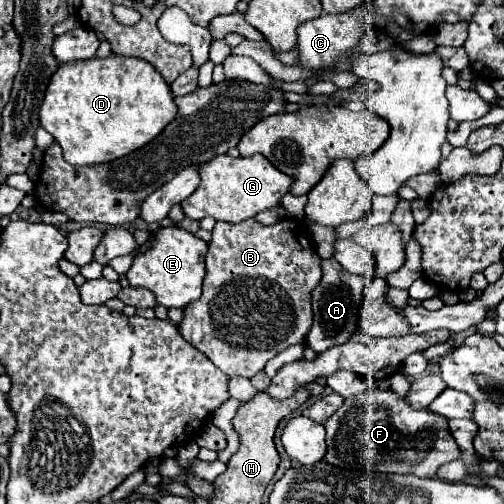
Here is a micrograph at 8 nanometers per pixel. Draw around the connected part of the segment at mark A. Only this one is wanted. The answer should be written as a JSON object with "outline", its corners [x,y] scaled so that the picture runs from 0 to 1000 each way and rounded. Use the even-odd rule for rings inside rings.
{"outline":[[[661,510],[637,514],[637,534],[641,534],[641,550],[633,565],[617,577],[625,633],[621,633],[617,657],[609,661],[609,688],[621,692],[625,700],[637,700],[641,692],[692,677],[696,665],[712,653],[712,613],[724,589],[724,569],[728,569],[724,550],[700,546],[677,534],[677,526]]]}

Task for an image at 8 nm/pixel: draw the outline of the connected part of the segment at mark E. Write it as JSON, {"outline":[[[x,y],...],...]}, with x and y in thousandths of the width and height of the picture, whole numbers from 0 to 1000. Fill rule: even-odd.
{"outline":[[[315,450],[300,458],[300,490],[272,506],[260,534],[248,542],[260,569],[288,569],[308,581],[308,593],[323,609],[367,609],[399,585],[399,558],[407,550],[407,502],[411,482],[359,450]]]}

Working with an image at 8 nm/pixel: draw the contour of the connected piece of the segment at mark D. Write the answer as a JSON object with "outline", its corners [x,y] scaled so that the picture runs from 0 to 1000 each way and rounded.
{"outline":[[[216,109],[208,117],[185,113],[173,121],[137,121],[121,125],[121,133],[101,149],[93,169],[93,185],[77,220],[81,252],[109,272],[109,280],[125,296],[125,312],[141,327],[192,327],[216,323],[252,304],[292,288],[304,272],[312,272],[323,252],[343,240],[351,228],[351,208],[343,200],[335,169],[323,161],[315,141],[272,113]]]}

